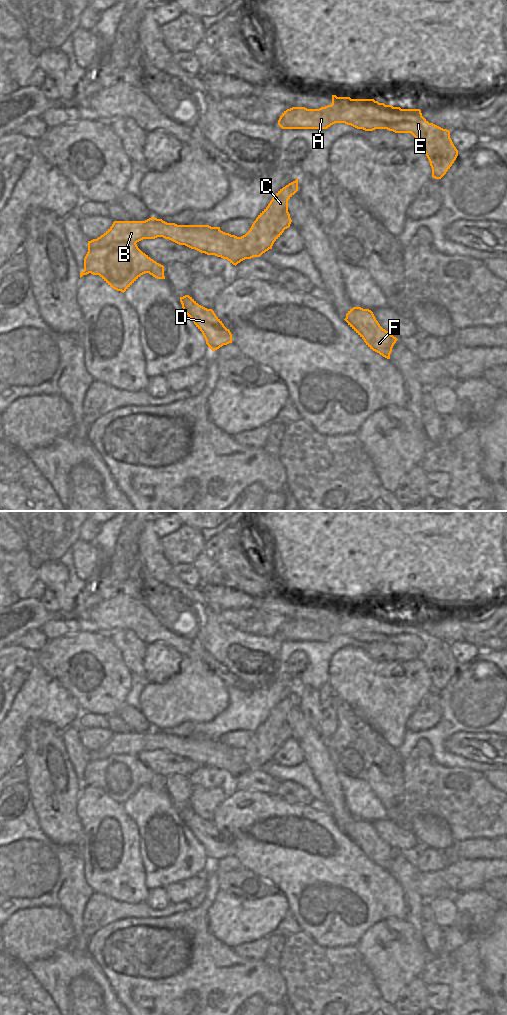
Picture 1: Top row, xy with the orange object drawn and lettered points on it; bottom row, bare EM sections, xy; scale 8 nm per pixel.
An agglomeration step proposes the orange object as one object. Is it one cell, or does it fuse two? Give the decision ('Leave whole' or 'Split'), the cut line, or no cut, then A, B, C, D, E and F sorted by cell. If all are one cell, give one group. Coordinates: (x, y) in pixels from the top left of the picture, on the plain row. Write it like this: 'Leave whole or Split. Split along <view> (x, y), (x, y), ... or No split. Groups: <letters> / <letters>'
Split. Split along xy (135, 754), (113, 754), (106, 758), (88, 761). Groups: A B C E / D F

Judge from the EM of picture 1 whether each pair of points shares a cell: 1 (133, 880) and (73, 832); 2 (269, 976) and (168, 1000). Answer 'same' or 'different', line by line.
1: different
2: same

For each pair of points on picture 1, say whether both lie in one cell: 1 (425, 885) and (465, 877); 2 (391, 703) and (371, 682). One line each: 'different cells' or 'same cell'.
1: same cell
2: same cell

